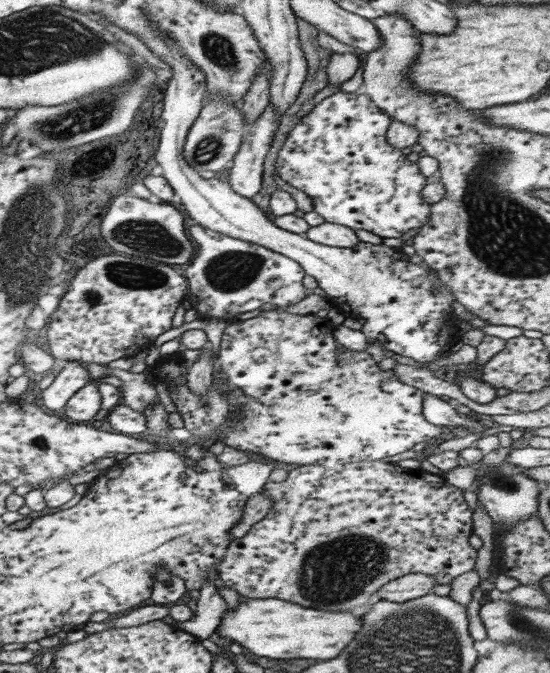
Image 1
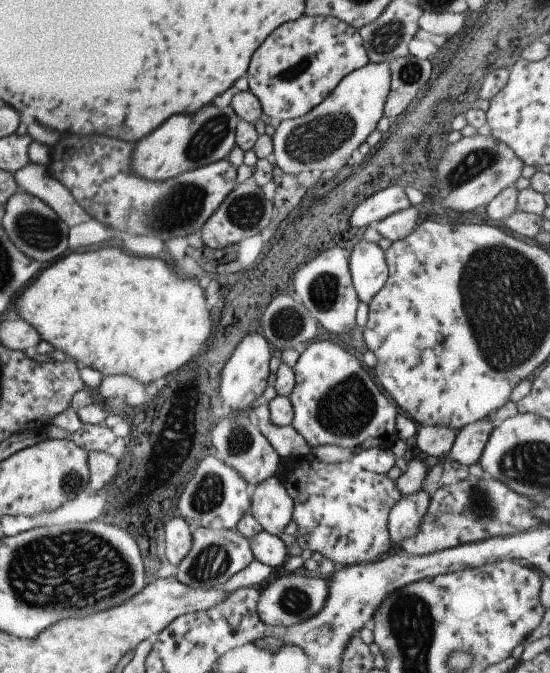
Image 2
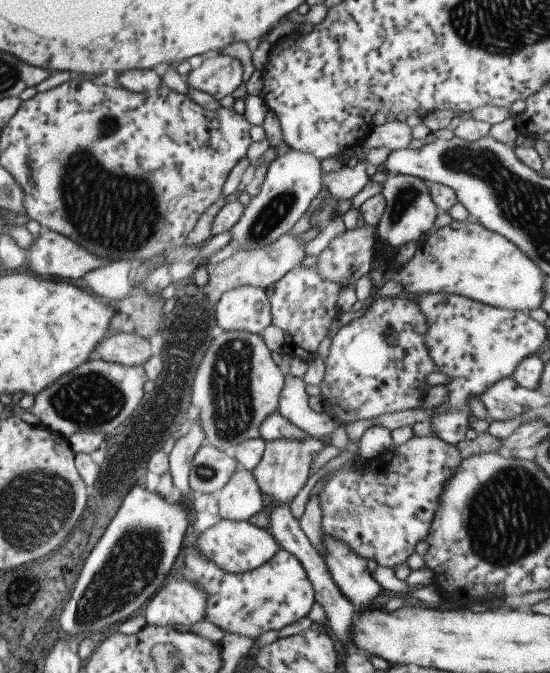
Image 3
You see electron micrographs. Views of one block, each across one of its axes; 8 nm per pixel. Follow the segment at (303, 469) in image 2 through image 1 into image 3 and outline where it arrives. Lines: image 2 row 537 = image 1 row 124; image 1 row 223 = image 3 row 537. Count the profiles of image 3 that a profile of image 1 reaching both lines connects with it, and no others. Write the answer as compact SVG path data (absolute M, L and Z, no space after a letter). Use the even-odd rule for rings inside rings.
M413 436L399 446L391 446L386 453L376 459L361 460L360 464L349 470L340 467L331 474L325 474L327 481L318 493L319 508L323 516L320 523L323 534L351 546L351 552L355 552L365 561L371 558L379 566L393 567L405 562L406 558L413 554L415 544L425 540L429 524L439 504L443 484L455 472L461 459L457 448L440 438Z

